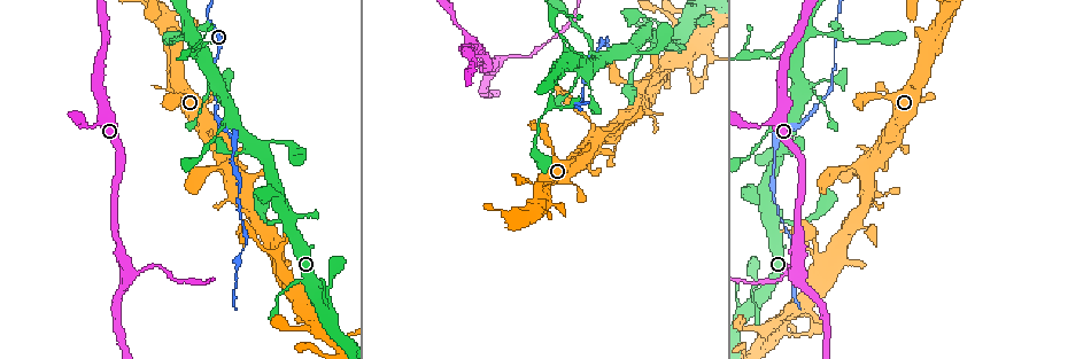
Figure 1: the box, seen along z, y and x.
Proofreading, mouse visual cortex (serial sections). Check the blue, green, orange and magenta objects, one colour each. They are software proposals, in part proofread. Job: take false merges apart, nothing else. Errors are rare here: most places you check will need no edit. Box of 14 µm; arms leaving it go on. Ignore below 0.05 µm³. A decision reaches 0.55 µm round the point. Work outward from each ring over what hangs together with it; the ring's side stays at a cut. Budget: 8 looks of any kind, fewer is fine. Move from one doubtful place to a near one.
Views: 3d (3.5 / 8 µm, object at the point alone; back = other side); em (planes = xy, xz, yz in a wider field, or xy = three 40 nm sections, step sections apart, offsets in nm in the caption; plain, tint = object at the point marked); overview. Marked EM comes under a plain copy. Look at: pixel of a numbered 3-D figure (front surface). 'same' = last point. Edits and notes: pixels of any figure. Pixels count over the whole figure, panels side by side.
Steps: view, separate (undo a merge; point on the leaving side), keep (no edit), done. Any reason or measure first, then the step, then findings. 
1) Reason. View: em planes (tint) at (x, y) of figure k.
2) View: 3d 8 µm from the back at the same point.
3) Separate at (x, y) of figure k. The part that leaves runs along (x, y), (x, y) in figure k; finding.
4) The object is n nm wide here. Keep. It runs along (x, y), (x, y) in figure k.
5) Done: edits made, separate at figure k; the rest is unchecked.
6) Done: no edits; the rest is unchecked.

Narrows sharply. View: 3d 3.5 µm at (775, 157) of figure 1.

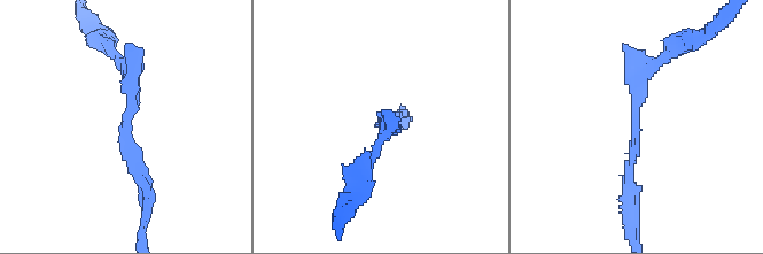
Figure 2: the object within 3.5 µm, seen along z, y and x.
Need the tissue. View: em xy step 5 (tint) at (635, 127) of figure 2.

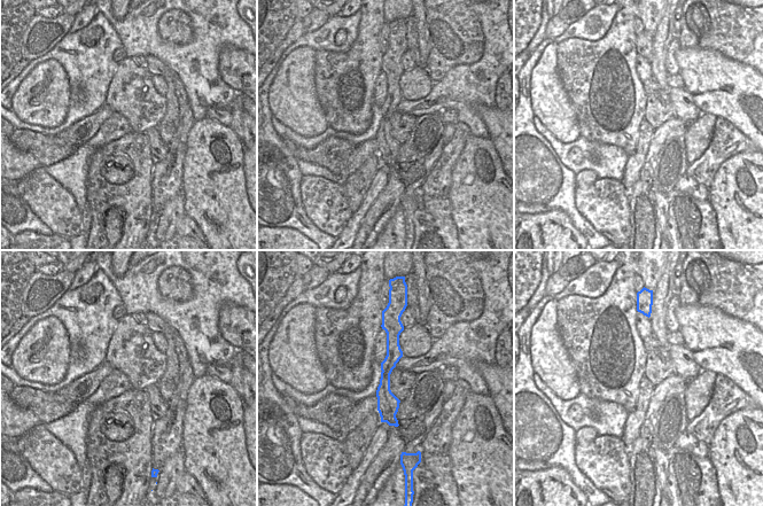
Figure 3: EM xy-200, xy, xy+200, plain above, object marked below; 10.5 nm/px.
Keep. It runs along (392, 329), (384, 397), (395, 422) in figure 3; all the same cell.

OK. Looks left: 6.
Calibre changes. View: 3d 3.5 µm from the back at (675, 22) of figure 1.

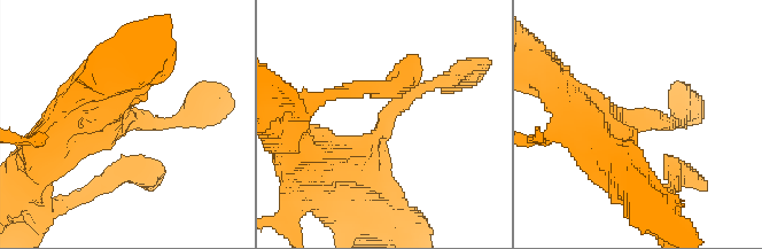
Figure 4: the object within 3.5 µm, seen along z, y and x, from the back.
The arms are 200, 450 nm wide; need the tissue. View: em xy step 3 (tint) at (639, 124) of figure 4.

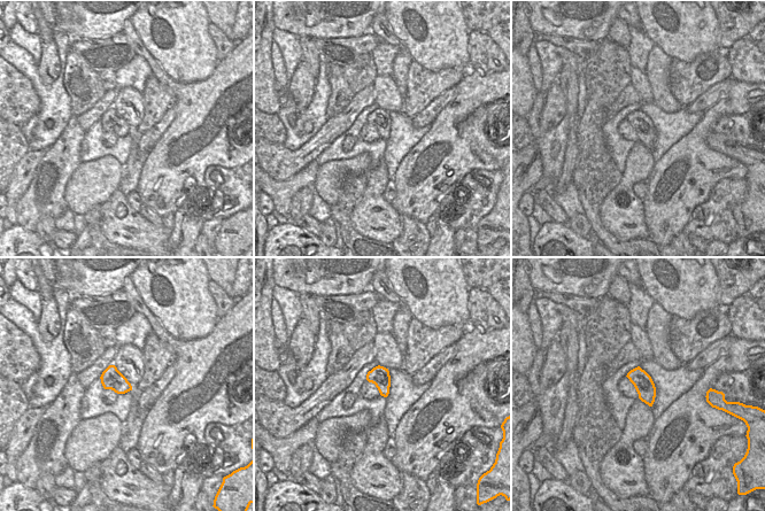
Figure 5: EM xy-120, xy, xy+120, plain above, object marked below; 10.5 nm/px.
The object is 220 nm wide here. Keep. It runs along (355, 181), (383, 119), (443, 82) in figure 4; all the same cell.

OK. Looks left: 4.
Three-way junction. View: 3d 8 µm at (797, 269) of figure 1.

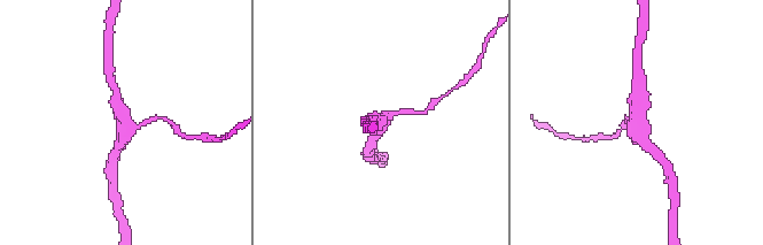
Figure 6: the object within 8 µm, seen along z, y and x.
View: 3d 3.5 µm at (381, 120) of figure 6.

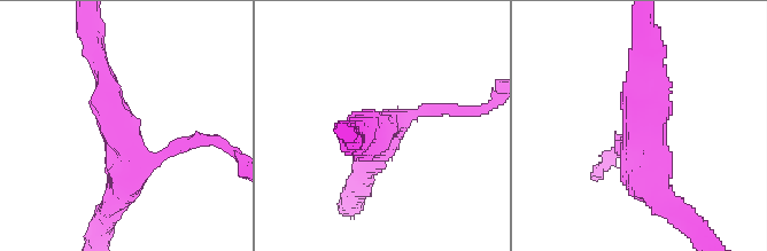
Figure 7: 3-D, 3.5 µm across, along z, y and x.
Keep. It runs along (641, 70), (638, 144), (671, 204) in figure 7; one cell here.

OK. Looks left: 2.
Done: no edits; the rest is unchecked.

